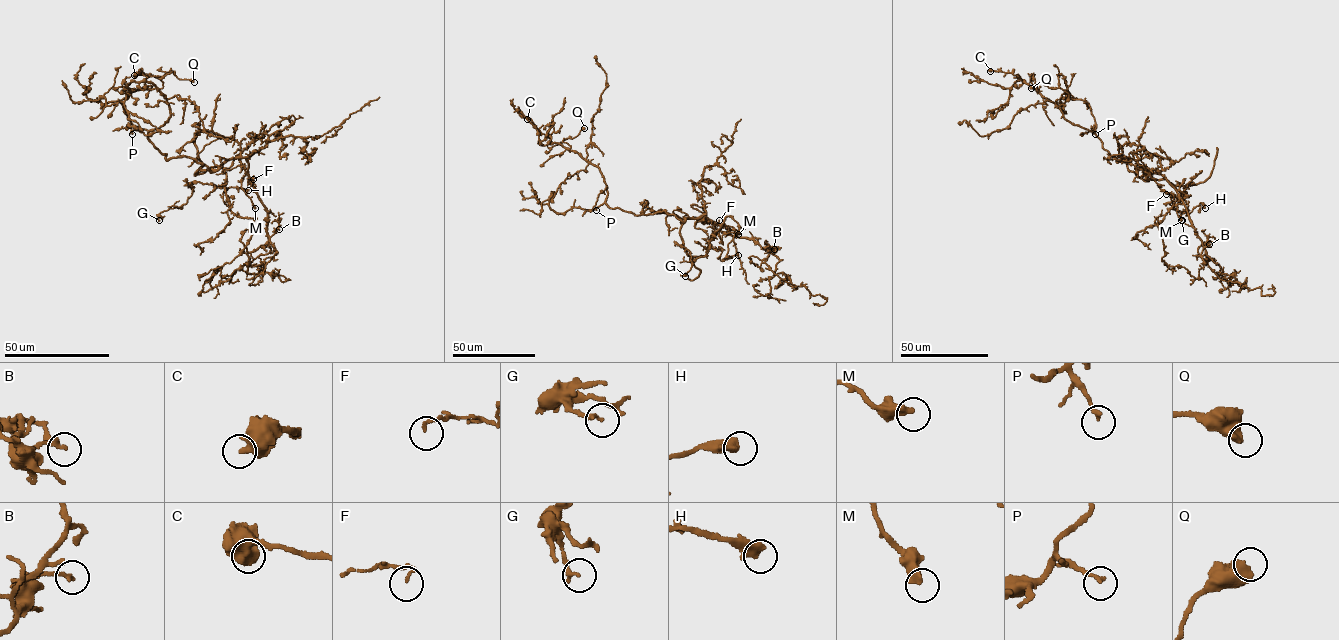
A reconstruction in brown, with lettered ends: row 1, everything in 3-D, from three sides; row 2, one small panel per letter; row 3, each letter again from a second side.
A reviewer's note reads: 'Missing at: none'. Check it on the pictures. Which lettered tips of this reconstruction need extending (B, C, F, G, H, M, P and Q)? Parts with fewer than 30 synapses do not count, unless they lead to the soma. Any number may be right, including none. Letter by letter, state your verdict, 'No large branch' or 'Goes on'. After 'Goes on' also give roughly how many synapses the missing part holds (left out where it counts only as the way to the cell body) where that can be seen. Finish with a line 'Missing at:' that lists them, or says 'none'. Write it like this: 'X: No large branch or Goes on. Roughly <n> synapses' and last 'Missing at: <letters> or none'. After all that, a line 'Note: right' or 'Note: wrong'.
B: No large branch
C: No large branch
F: No large branch
G: No large branch
H: No large branch
M: No large branch
P: No large branch
Q: No large branch
Missing at: none
Note: right

